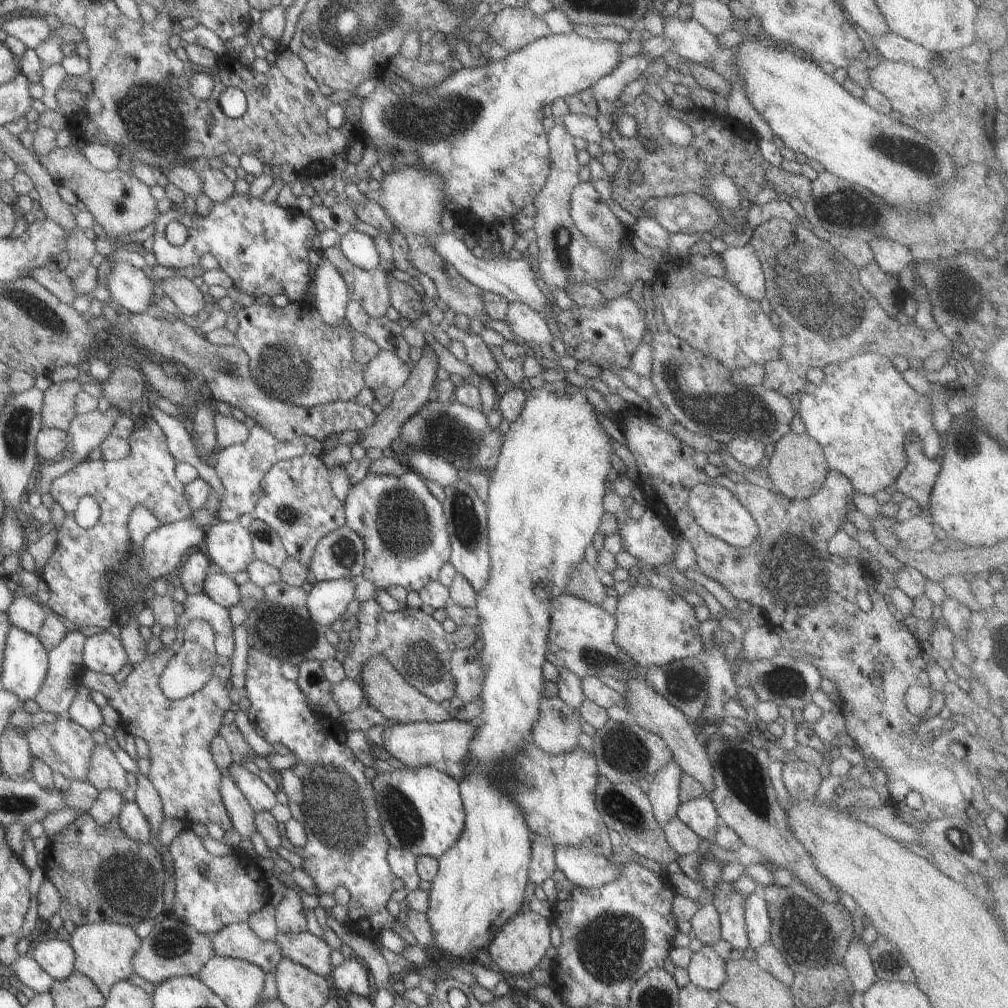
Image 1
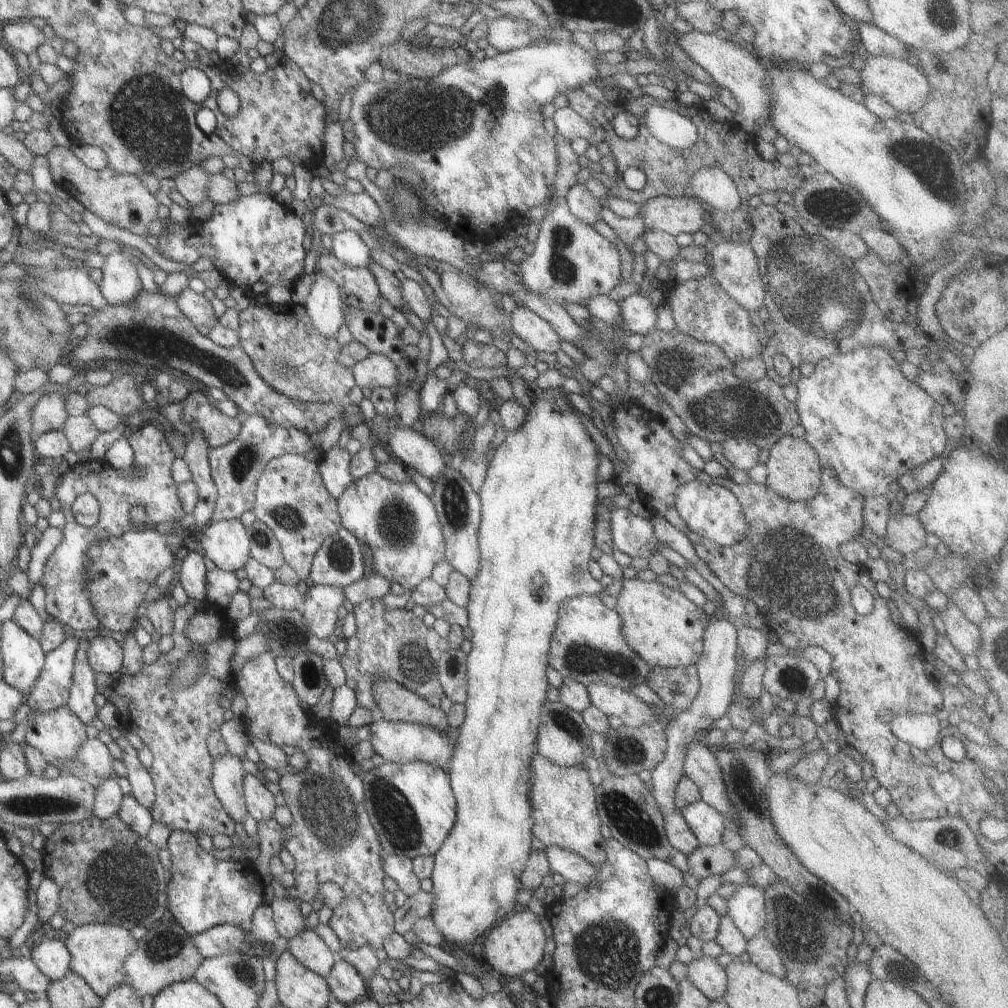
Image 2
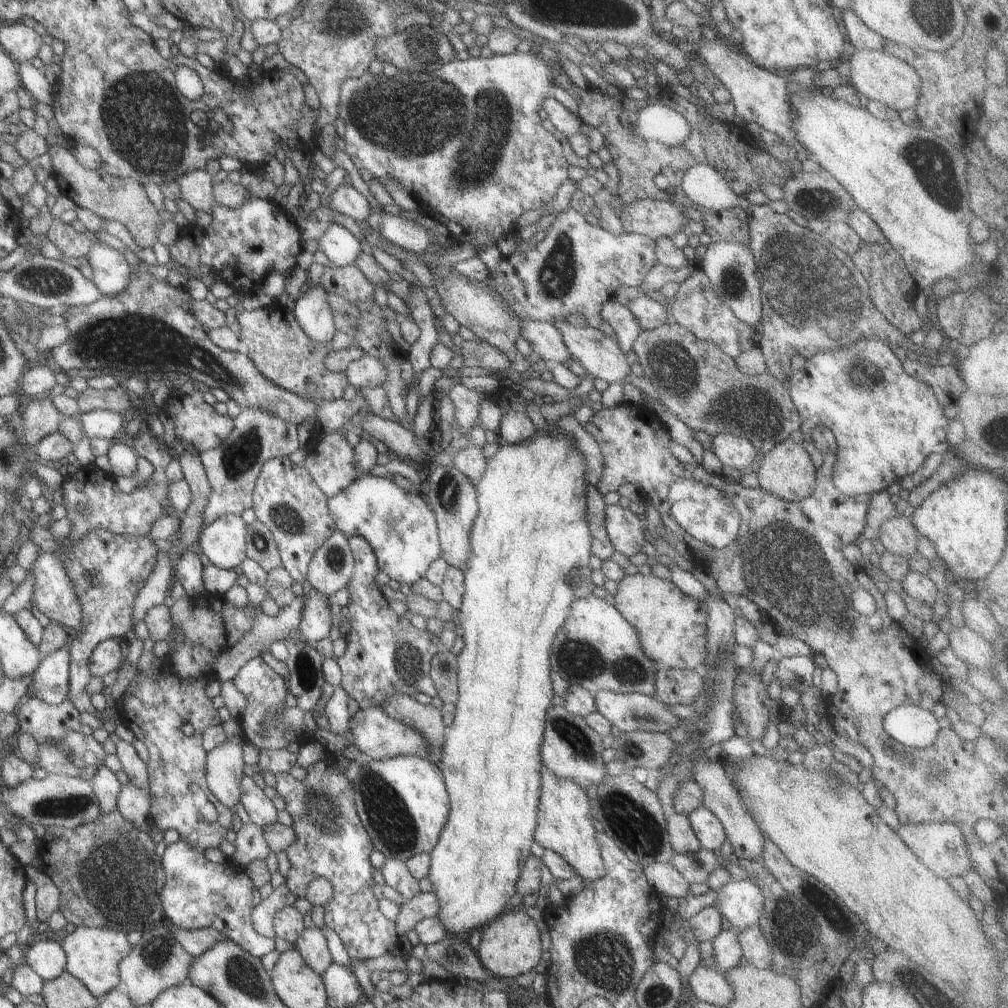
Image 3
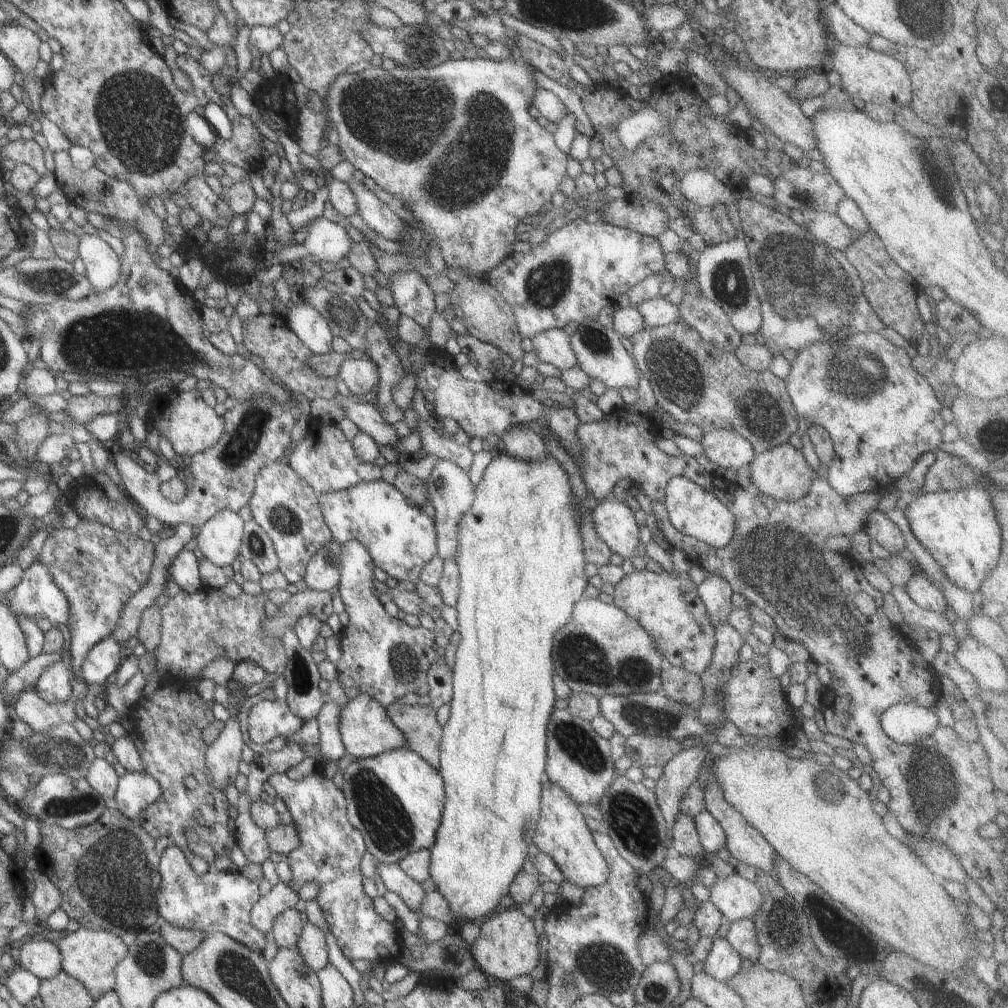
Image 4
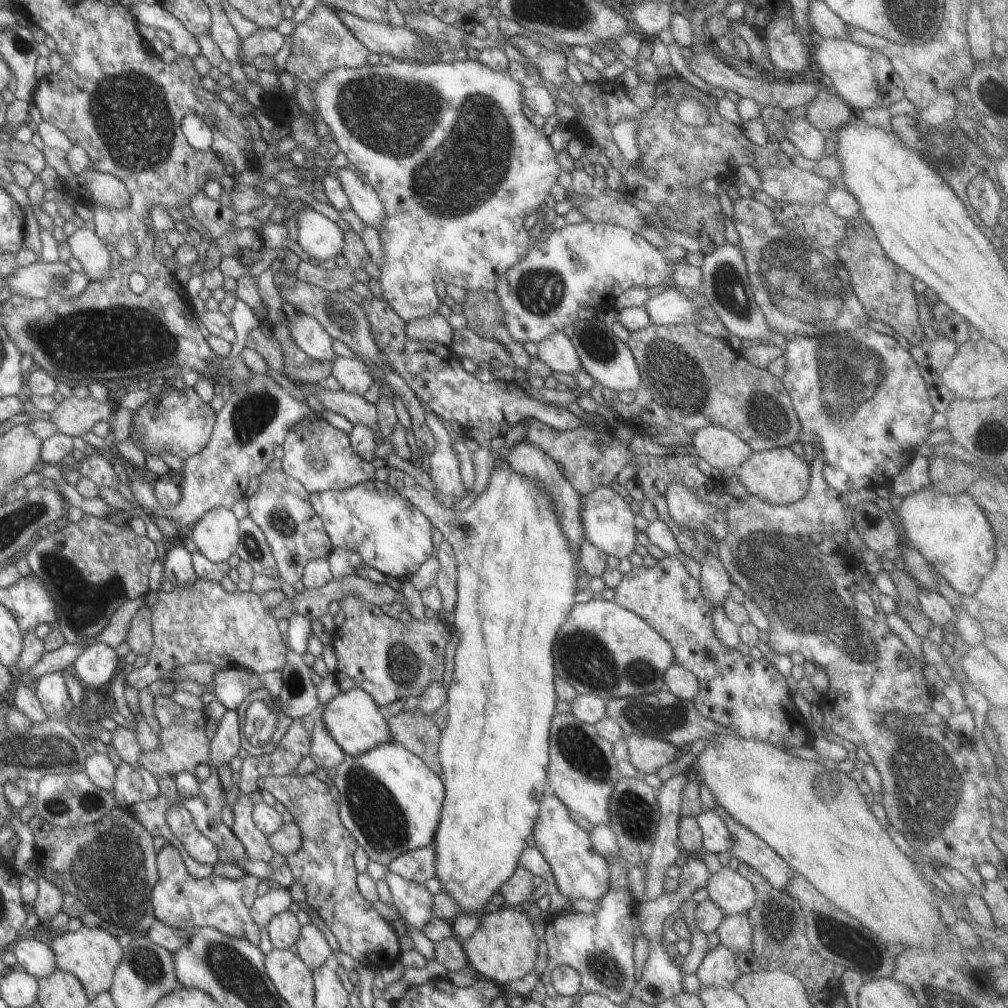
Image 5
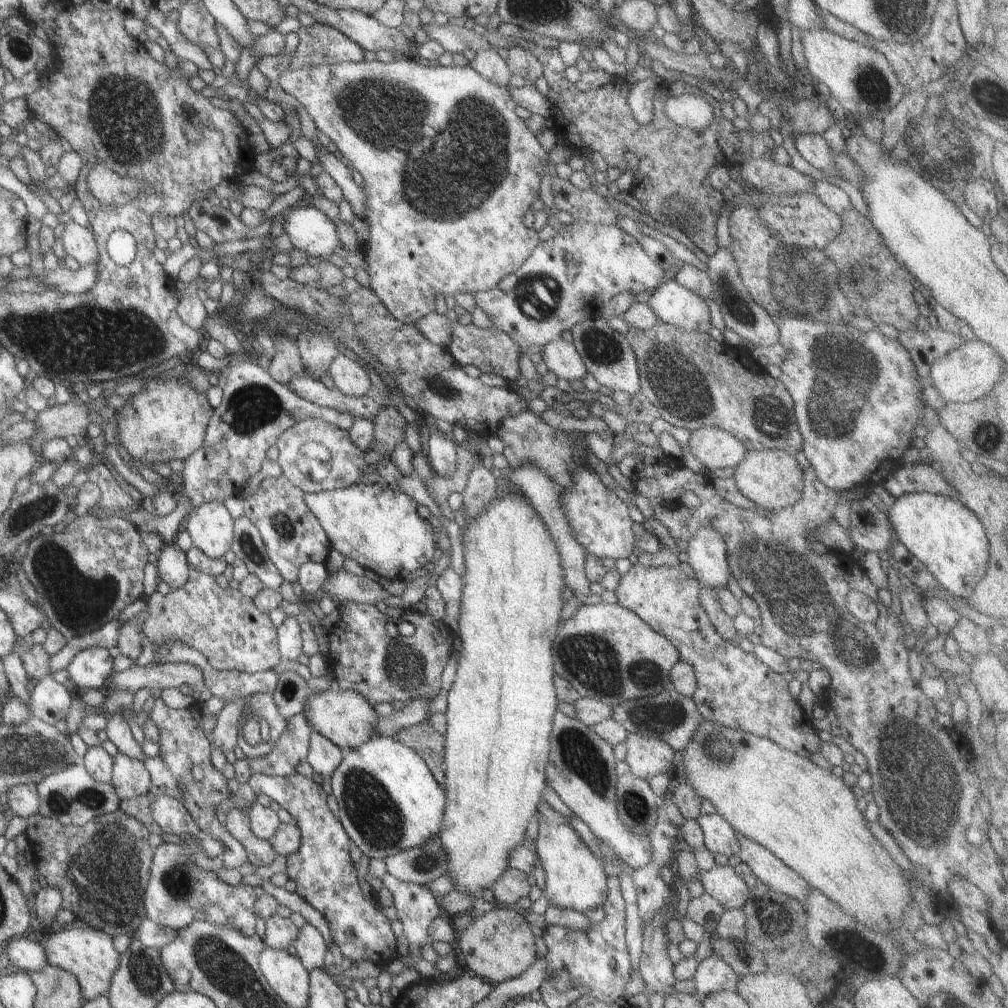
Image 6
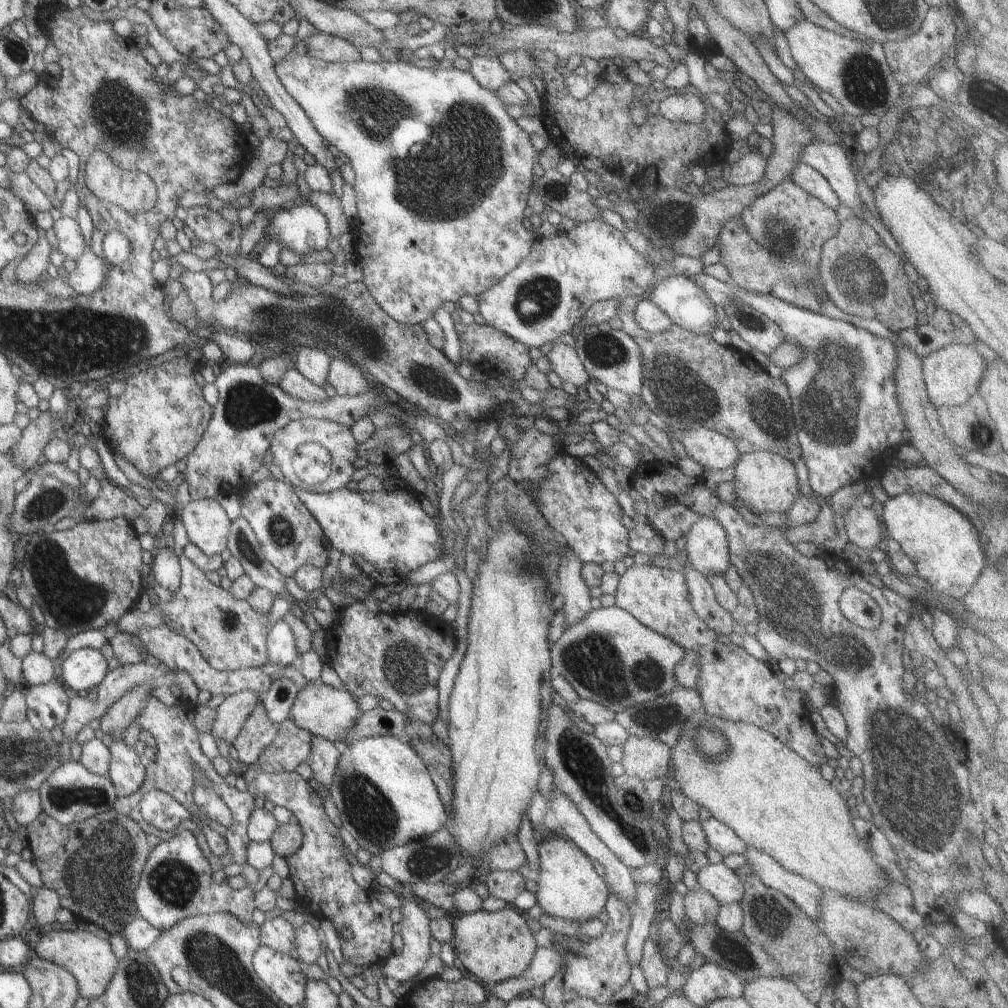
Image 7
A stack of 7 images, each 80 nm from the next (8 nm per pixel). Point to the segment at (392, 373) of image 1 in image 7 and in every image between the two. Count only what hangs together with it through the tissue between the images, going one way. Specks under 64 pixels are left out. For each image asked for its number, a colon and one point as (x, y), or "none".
2: (376, 370)
3: (367, 371)
4: (359, 376)
5: (352, 375)
6: (347, 375)
7: (345, 378)

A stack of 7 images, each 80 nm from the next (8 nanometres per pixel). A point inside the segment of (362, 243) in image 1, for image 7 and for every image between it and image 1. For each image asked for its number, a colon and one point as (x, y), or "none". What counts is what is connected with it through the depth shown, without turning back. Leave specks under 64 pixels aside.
2: (346, 245)
3: (337, 246)
4: (327, 241)
5: (320, 238)
6: (309, 230)
7: (303, 229)

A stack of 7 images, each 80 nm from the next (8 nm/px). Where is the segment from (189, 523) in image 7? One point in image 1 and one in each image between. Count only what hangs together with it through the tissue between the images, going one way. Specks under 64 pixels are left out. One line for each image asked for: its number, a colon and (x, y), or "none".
1: (227, 544)
2: (224, 542)
3: (222, 541)
4: (218, 539)
5: (215, 534)
6: (209, 526)

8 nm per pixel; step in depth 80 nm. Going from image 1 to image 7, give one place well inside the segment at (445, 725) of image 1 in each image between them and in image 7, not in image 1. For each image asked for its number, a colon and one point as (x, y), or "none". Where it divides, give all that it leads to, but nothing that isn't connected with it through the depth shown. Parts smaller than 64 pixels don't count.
2: (396, 741)
3: (376, 735)
4: (365, 731)
5: (355, 722)
6: (346, 718)
7: (323, 711)

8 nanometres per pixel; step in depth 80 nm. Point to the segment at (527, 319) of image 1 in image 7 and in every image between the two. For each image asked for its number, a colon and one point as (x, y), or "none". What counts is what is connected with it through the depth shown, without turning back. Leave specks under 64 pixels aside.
2: (535, 332)
3: (545, 340)
4: (552, 346)
5: (556, 351)
6: (560, 357)
7: (563, 360)

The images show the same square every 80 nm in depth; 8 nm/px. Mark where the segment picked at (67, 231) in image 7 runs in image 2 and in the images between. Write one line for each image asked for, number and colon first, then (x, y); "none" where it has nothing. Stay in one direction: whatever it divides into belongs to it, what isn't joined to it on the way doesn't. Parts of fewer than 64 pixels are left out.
2: (119, 282)
3: (111, 274)
4: (102, 266)
5: (94, 255)
6: (77, 241)

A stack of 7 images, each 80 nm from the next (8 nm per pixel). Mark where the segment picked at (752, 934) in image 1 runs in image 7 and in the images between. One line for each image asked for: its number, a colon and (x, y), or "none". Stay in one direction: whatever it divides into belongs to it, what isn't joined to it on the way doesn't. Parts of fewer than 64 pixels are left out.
2: (745, 907)
3: (740, 902)
4: (735, 897)
5: (730, 892)
6: (721, 883)
7: (722, 883)

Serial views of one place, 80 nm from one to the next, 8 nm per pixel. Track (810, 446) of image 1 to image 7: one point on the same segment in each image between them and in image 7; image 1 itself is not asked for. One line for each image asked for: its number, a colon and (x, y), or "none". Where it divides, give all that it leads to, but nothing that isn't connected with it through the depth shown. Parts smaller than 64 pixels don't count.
2: (792, 470)
3: (786, 471)
4: (781, 472)
5: (778, 476)
6: (771, 479)
7: (765, 482)

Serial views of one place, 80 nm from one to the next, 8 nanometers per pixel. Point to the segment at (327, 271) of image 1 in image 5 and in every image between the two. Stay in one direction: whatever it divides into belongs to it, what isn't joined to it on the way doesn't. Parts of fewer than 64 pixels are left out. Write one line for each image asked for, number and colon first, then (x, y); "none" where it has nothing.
2: (323, 307)
3: (311, 310)
4: (311, 328)
5: (308, 335)

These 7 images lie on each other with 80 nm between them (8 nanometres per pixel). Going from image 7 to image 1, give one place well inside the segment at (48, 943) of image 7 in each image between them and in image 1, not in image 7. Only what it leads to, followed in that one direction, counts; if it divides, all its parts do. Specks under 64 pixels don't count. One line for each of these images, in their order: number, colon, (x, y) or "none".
1: (102, 951)
2: (96, 951)
3: (92, 954)
4: (89, 956)
5: (91, 955)
6: (87, 954)

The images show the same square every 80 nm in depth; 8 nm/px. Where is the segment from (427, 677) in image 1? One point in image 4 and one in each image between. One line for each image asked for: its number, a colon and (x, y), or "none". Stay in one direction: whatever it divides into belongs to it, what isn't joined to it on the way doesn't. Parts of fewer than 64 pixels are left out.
2: (388, 643)
3: (384, 653)
4: (382, 656)

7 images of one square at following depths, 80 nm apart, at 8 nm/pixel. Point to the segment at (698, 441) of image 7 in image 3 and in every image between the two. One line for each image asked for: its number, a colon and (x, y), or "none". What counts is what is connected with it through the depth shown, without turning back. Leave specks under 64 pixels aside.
3: (737, 452)
4: (725, 448)
5: (720, 448)
6: (714, 448)

